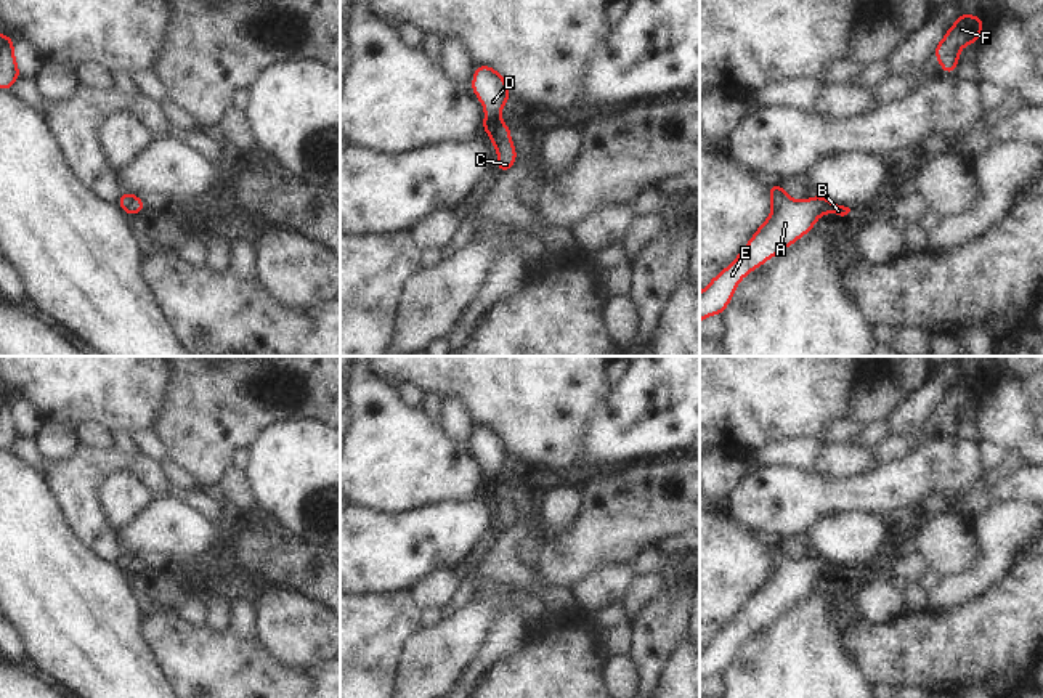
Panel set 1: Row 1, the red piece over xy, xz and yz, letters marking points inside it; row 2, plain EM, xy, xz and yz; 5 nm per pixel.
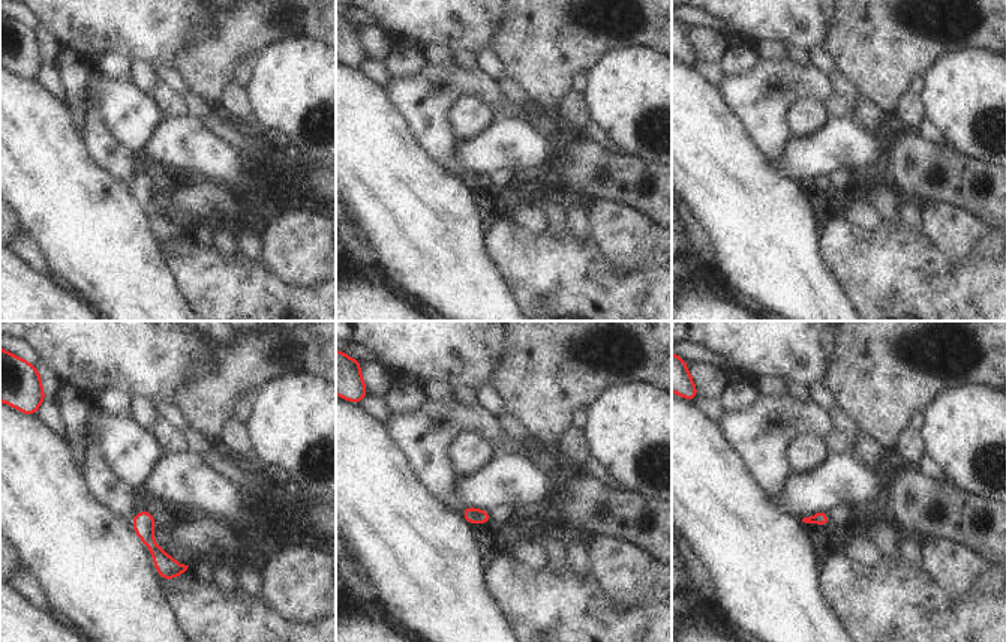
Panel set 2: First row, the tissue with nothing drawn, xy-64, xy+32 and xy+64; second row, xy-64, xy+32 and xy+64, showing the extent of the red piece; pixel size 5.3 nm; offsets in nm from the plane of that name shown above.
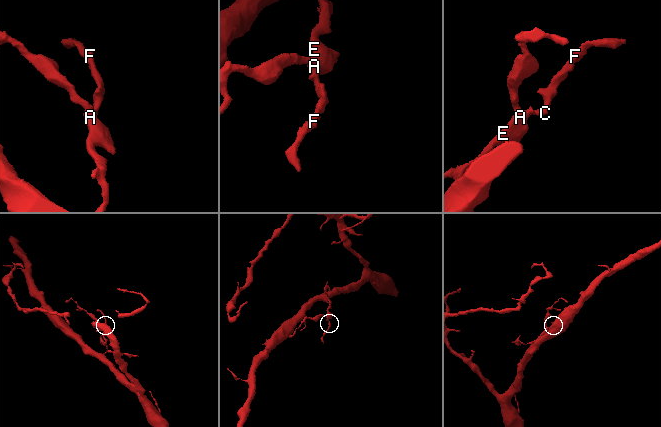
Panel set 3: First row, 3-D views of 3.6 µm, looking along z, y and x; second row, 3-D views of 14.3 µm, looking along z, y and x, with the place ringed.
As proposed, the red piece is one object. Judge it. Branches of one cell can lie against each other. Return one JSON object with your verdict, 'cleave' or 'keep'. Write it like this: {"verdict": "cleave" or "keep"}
{"verdict": "keep"}

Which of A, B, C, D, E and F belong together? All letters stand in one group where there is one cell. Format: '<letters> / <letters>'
A B C D E F

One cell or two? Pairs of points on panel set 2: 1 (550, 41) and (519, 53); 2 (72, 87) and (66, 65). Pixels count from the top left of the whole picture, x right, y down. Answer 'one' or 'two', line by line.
1: one
2: one

